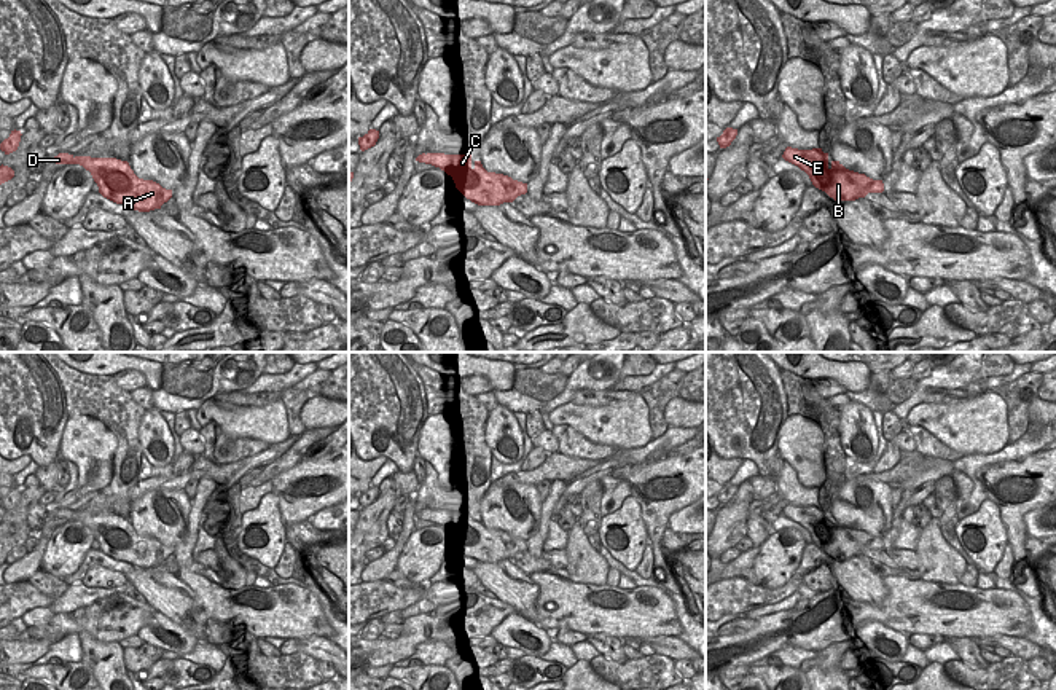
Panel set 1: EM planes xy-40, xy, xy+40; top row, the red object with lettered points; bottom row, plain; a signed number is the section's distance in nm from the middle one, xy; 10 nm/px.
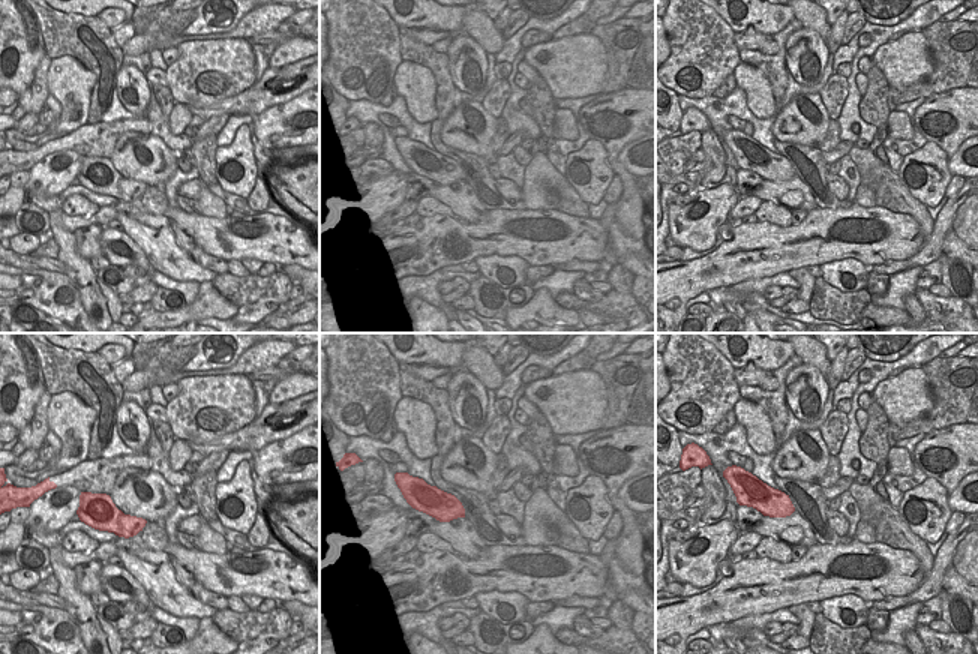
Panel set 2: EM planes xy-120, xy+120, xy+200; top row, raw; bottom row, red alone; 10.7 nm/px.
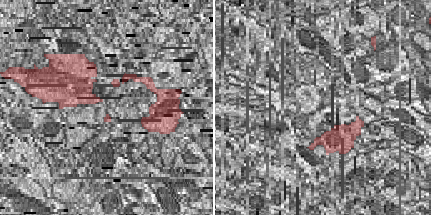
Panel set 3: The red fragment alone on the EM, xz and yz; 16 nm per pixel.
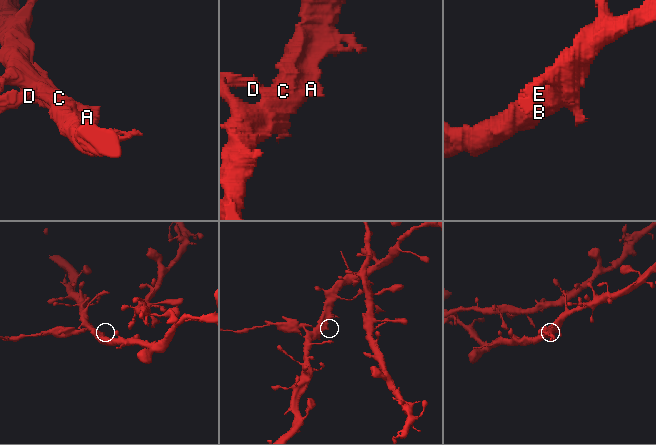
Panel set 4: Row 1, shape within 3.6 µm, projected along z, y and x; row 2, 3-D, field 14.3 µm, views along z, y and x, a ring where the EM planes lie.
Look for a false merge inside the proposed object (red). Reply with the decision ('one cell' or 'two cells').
two cells

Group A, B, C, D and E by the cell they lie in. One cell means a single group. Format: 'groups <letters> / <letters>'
groups A B C E / D

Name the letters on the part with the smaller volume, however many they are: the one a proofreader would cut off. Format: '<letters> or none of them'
D

